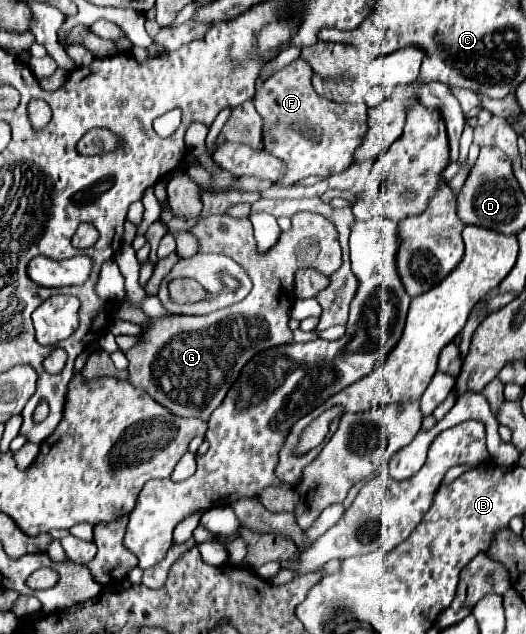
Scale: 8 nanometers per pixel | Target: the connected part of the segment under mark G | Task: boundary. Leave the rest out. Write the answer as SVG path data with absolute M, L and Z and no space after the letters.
M302 211L291 217L291 220L292 229L282 233L280 241L276 241L276 247L266 253L256 251L252 223L248 219L210 215L200 219L190 229L190 233L200 243L200 253L224 253L236 263L242 263L242 267L248 271L254 287L244 301L232 307L204 317L153 319L141 308L126 302L126 299L115 305L115 318L148 326L140 334L140 343L126 351L130 361L128 381L132 381L132 385L144 389L156 403L164 405L174 415L208 421L252 355L258 355L268 347L292 343L288 309L294 303L294 273L310 267L330 277L340 269L342 259L338 231L330 219L318 213Z

